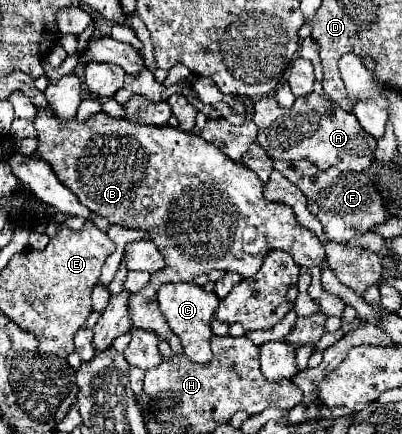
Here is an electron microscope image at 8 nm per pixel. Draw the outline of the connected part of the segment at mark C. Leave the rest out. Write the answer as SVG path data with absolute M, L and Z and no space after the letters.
M193 282L163 284L159 288L157 296L159 296L159 310L165 316L173 334L179 336L187 358L191 358L193 362L199 362L199 364L209 364L213 358L211 346L209 346L209 340L213 336L211 318L219 306L219 298L213 292L205 292L201 286L197 286Z

